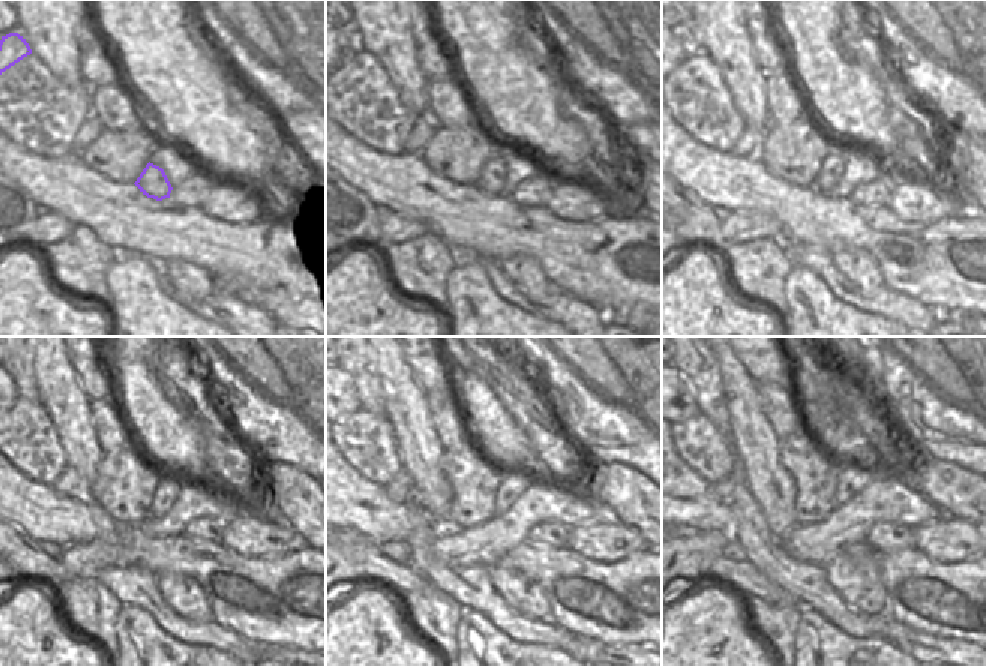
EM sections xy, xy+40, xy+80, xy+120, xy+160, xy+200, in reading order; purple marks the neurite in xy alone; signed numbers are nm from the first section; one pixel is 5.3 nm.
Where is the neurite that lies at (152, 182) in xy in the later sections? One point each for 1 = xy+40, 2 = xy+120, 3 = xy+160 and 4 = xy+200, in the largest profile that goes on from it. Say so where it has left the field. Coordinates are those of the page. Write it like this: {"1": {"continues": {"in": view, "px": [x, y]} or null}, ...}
{"1": {"continues": {"in": "xy+40", "px": [491, 180]}}, "2": {"continues": {"in": "xy+120", "px": [167, 492]}}, "3": {"continues": {"in": "xy+160", "px": [508, 492]}}, "4": {"continues": {"in": "xy+200", "px": [845, 491]}}}

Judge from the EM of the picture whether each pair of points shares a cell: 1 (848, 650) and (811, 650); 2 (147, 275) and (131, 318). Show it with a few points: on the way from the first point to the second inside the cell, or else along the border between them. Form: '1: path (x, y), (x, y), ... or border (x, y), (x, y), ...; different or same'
1: path (839, 650), (820, 648); same
2: path (137, 285), (137, 308); same

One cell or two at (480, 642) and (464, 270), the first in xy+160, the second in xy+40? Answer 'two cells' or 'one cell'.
one cell

